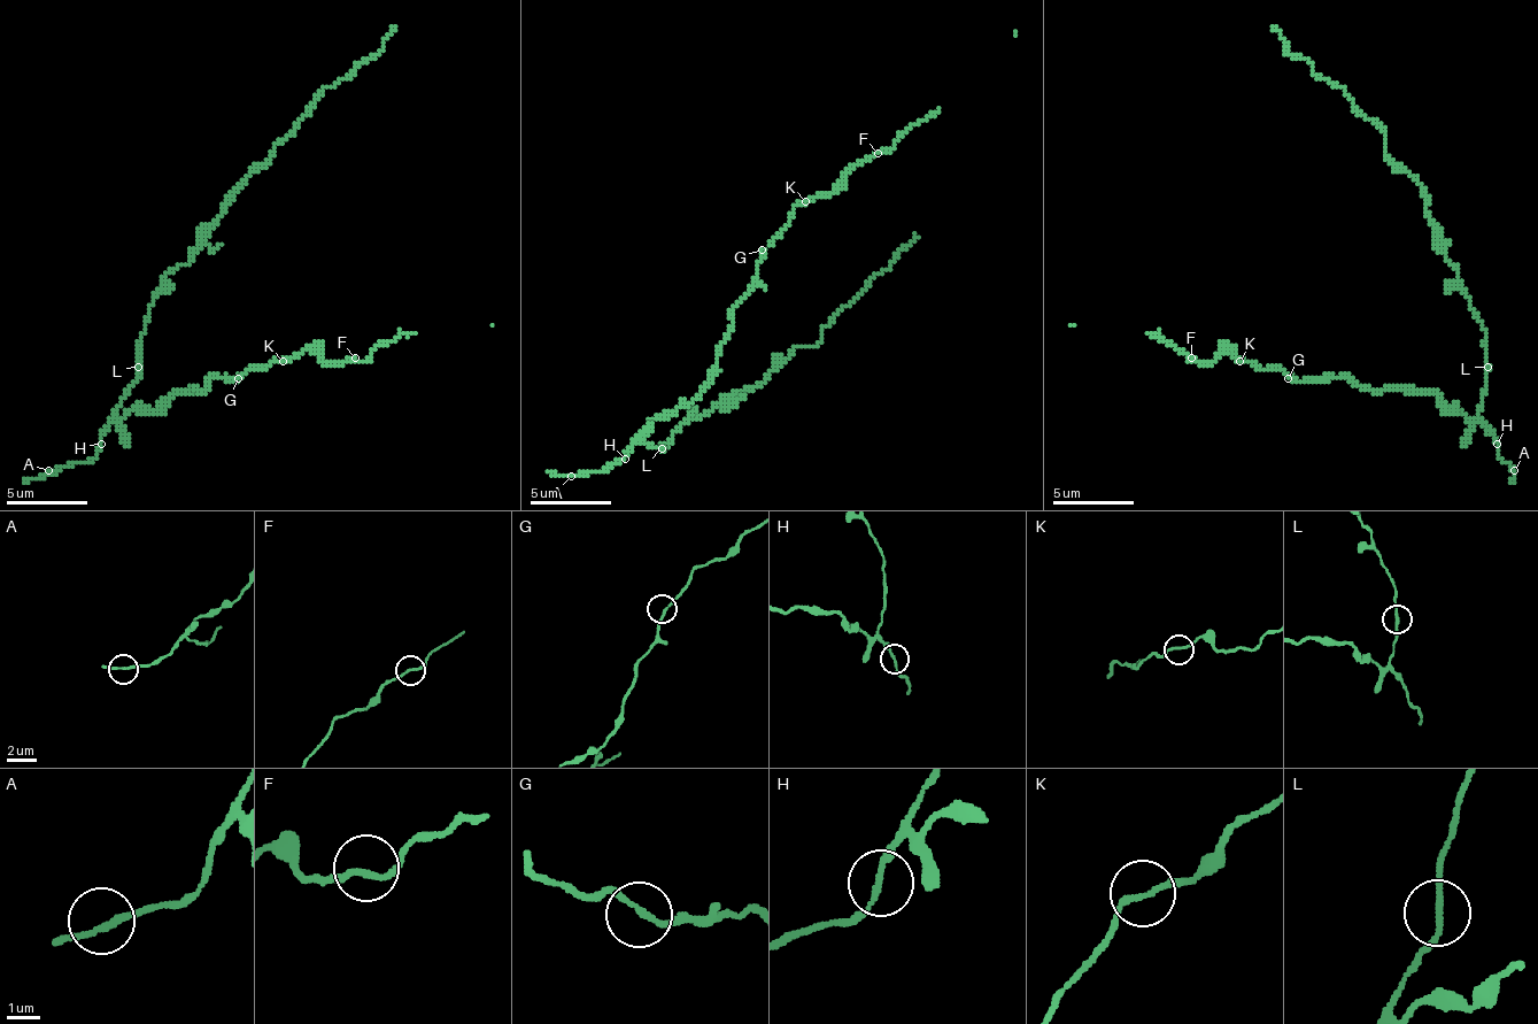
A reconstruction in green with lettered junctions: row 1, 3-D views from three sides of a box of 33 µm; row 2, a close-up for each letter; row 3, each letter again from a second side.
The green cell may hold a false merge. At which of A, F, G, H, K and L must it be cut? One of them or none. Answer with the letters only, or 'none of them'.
L

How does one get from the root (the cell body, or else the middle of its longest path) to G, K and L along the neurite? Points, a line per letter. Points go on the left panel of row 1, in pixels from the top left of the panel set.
G: (125, 414), (129, 410), (153, 410), (174, 394), (206, 390), (214, 378), (230, 378), (234, 382), (238, 378)
K: (125, 414), (153, 410), (174, 394), (206, 390), (214, 378), (238, 382), (250, 370), (283, 361)
L: (125, 414), (121, 418), (117, 406), (137, 378), (137, 366)

